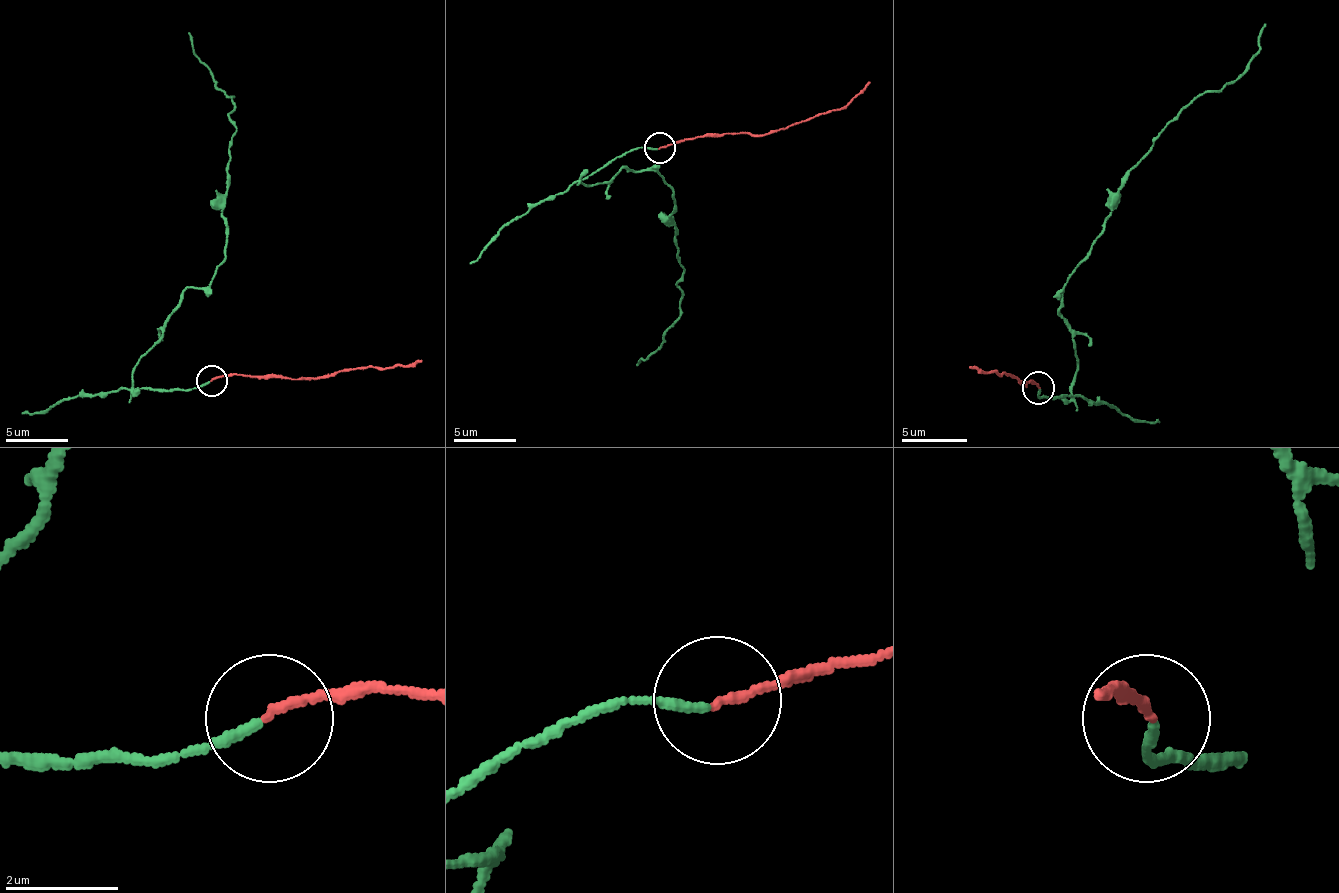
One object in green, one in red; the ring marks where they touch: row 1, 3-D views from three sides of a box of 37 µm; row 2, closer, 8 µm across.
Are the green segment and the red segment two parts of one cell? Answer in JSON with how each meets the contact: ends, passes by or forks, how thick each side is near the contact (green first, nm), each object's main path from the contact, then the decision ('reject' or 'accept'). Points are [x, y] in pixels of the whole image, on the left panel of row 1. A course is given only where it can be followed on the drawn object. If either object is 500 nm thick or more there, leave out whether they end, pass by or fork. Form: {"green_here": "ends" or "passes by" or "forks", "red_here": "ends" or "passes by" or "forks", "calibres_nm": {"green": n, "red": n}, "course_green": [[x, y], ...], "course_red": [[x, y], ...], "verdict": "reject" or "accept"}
{"green_here": "ends", "red_here": "ends", "calibres_nm": {"green": 160, "red": 150}, "course_green": [[209, 381], [131, 378], [181, 294], [209, 285], [225, 257], [237, 126], [187, 33]], "course_red": [[212, 381], [250, 375], [324, 378], [368, 366], [393, 369], [421, 360]], "verdict": "reject"}

